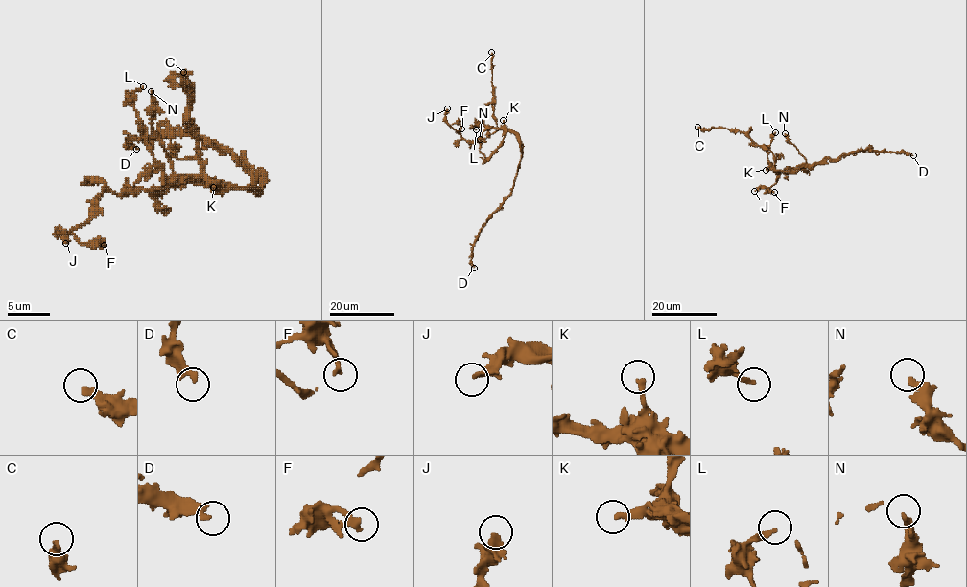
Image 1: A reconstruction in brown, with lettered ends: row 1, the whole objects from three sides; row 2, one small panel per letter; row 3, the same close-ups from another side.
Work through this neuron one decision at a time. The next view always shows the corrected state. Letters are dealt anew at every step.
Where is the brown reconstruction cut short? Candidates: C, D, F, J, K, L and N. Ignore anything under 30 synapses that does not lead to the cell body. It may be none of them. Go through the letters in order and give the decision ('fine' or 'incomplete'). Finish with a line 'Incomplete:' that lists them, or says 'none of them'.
C: incomplete
D: fine
F: fine
J: fine
K: incomplete
L: fine
N: fine
Incomplete: C, K

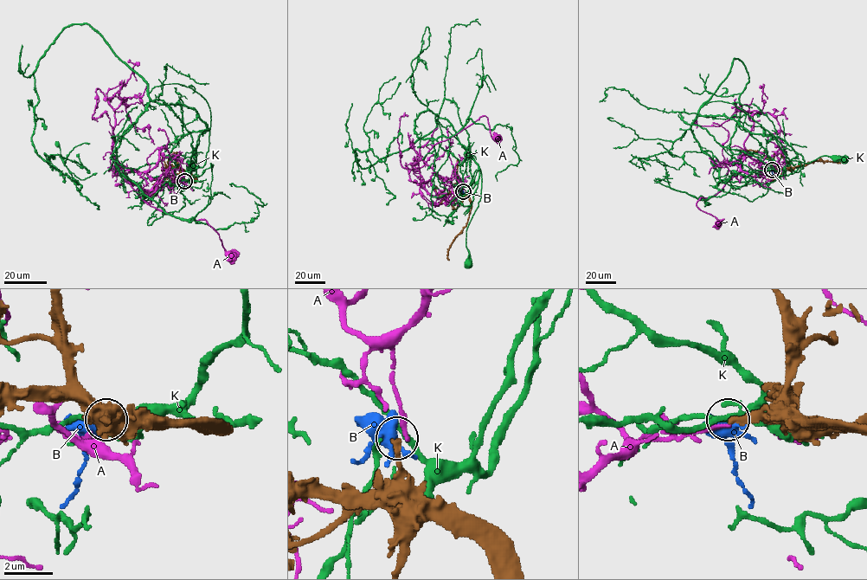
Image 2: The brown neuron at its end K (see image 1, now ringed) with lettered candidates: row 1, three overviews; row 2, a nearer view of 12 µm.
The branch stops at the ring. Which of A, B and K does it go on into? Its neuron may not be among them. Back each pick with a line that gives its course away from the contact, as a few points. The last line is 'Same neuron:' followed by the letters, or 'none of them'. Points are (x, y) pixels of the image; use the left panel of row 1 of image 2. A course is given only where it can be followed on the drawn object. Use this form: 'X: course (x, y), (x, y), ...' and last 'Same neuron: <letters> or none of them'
Same neuron: none of them

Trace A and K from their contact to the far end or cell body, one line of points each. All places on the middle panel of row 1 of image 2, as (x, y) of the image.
A: (463, 191), (455, 178), (448, 181), (439, 177), (424, 157), (433, 145), (482, 116), (496, 137)
K: (463, 191), (472, 178), (468, 134), (457, 105), (444, 99), (438, 120), (481, 174), (466, 231), (468, 264)

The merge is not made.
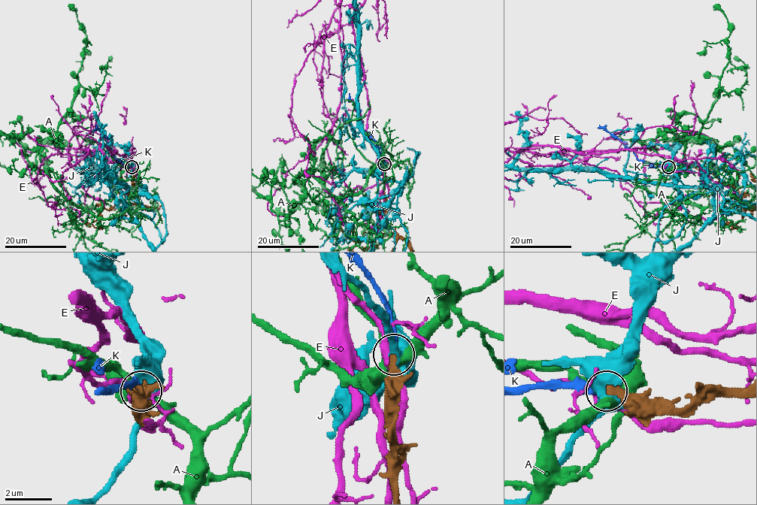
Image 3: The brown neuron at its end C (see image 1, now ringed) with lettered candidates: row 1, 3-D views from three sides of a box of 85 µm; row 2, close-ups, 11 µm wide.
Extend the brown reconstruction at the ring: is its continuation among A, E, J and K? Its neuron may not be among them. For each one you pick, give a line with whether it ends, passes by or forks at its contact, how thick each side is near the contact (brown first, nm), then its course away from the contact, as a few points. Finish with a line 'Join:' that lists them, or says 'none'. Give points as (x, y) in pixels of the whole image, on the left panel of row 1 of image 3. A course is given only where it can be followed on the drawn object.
K: It ends there. Thickness 260 nm (brown) against 280 nm. Its course: (131, 167), (127, 167), (113, 157), (107, 138), (96, 127)
Join: K

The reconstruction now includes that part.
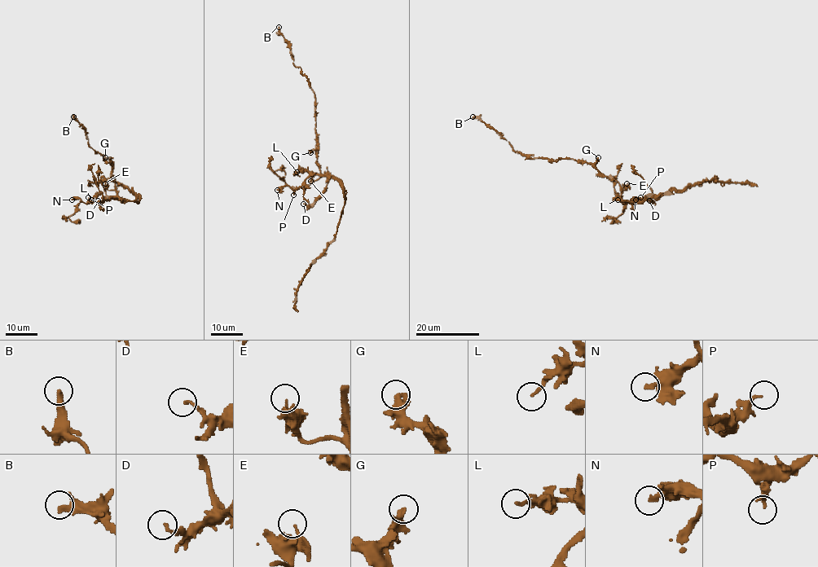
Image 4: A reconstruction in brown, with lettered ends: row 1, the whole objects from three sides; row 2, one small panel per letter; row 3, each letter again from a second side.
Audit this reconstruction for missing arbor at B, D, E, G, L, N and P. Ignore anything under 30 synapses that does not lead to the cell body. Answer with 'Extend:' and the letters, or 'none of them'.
Extend: none of them

